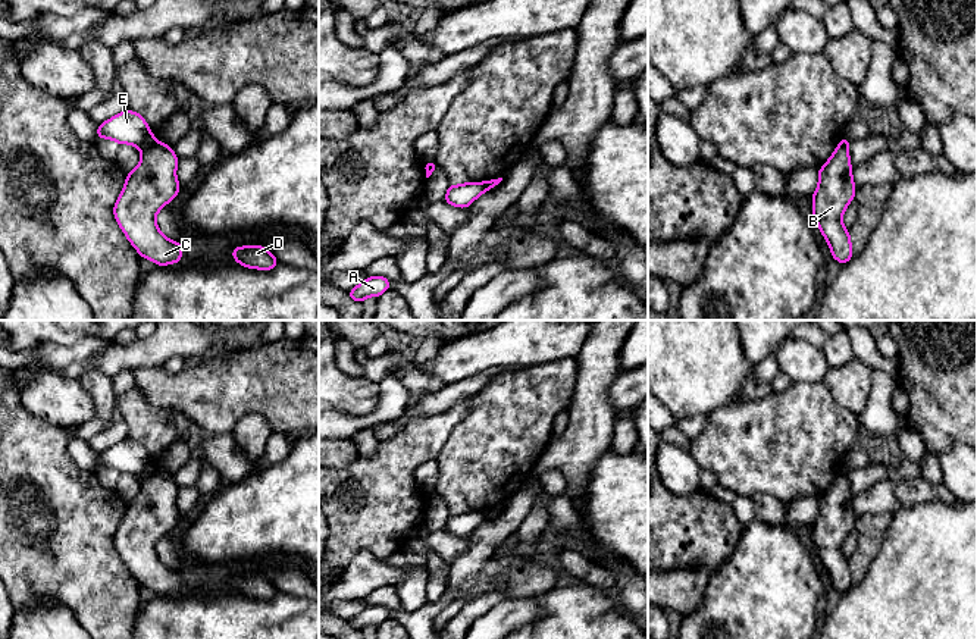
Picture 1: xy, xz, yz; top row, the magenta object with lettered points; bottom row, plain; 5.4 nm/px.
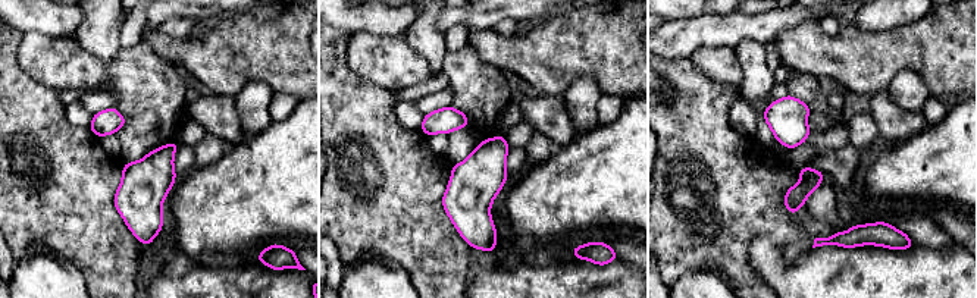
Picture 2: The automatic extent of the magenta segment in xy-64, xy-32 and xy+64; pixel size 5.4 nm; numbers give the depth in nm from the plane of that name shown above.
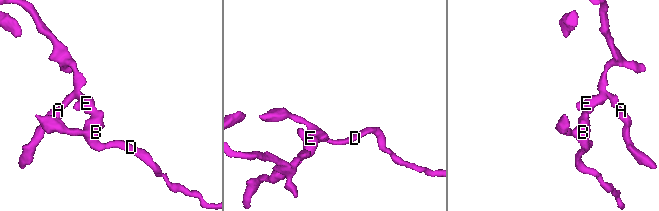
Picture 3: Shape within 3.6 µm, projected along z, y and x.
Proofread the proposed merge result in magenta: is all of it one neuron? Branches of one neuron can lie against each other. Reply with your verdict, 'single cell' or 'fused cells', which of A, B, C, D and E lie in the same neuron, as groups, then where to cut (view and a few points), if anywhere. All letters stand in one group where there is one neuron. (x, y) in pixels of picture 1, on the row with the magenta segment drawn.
fused cells | A E / B C D | xy (156, 141), (143, 153)

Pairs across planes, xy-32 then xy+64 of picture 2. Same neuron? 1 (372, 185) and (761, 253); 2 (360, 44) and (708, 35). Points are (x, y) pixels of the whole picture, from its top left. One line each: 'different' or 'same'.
1: different
2: different

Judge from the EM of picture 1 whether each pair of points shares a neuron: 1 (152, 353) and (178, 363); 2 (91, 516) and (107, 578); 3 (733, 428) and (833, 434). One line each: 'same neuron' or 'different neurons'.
1: different neurons
2: same neuron
3: same neuron

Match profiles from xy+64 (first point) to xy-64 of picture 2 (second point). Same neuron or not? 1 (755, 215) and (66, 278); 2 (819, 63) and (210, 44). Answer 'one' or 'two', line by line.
1: two
2: one

